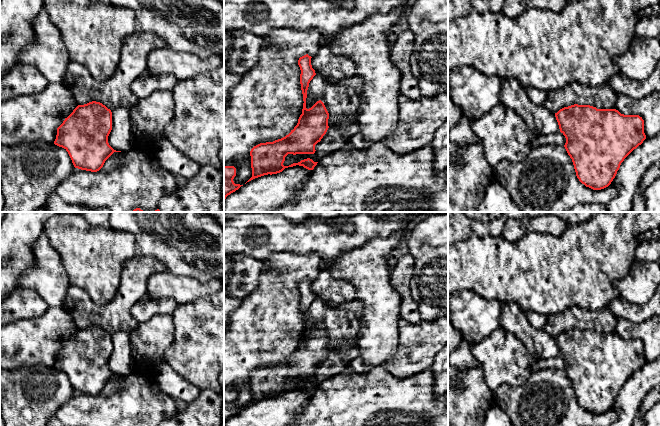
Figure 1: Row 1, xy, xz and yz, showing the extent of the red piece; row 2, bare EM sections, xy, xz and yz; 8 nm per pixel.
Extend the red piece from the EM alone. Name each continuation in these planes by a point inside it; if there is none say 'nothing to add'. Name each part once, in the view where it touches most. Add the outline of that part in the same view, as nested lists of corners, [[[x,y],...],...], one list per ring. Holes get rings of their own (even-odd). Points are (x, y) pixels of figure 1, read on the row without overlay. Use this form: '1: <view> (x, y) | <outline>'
nothing to add

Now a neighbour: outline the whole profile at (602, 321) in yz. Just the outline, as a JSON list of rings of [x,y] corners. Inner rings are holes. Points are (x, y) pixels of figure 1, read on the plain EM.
[[[574,305],[560,313],[547,316],[542,329],[555,338],[560,333],[574,328],[590,329],[597,333],[614,333],[616,325],[617,318],[608,306],[593,311]]]

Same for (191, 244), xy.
[[[110,212],[108,225],[134,236],[137,251],[162,262],[167,271],[202,283],[224,279],[224,228],[205,212]]]

